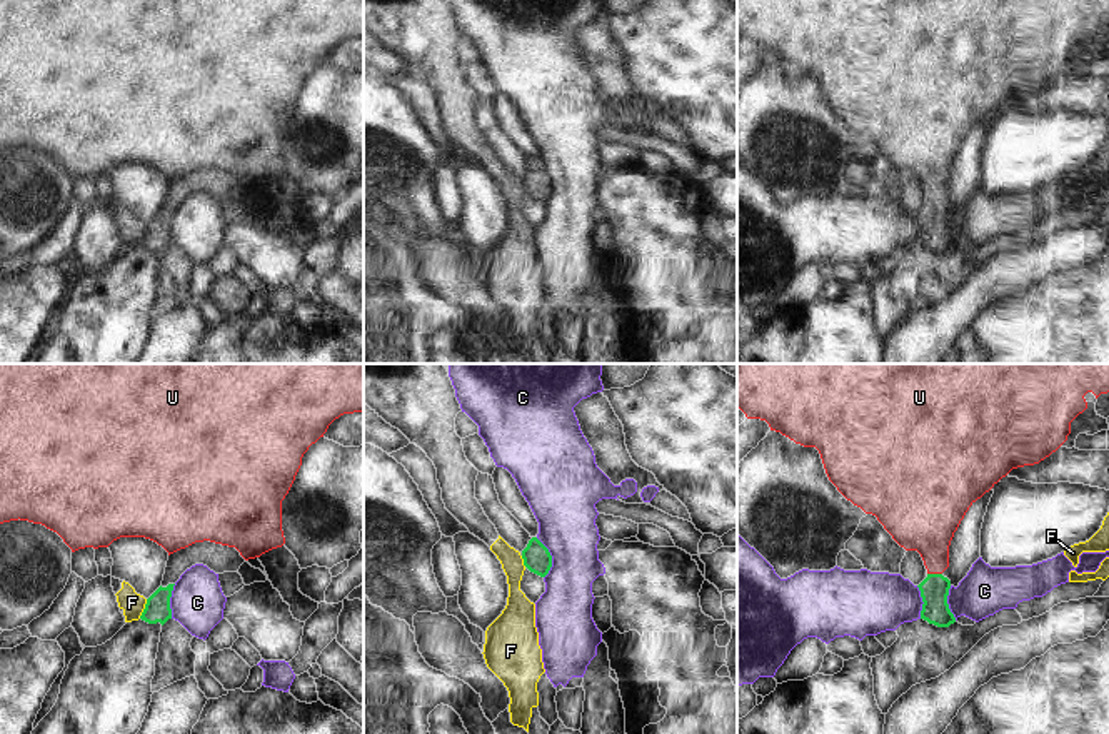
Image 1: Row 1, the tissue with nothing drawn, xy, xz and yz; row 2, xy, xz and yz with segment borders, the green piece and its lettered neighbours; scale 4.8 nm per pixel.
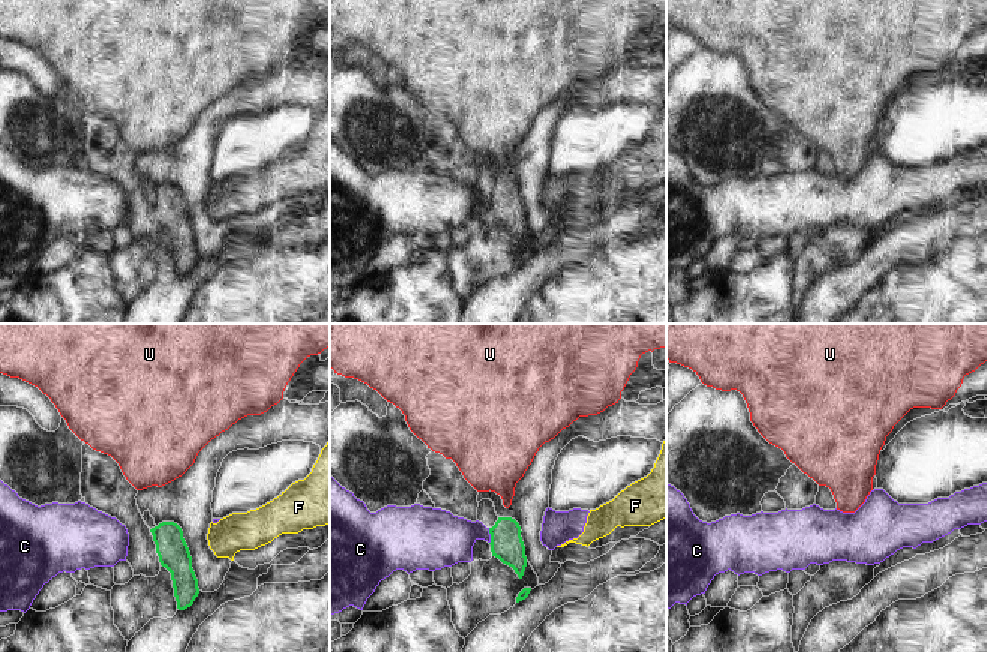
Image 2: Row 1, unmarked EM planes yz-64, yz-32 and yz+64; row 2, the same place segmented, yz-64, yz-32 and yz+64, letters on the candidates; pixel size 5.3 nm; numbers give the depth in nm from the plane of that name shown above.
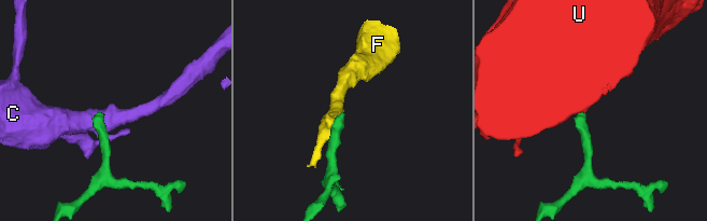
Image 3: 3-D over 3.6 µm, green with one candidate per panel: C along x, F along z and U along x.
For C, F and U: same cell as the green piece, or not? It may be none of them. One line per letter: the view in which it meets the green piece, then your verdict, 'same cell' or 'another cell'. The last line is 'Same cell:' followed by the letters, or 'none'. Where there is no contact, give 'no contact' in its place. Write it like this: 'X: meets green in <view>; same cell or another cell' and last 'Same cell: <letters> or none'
C: meets green in xz; another cell
F: meets green in xy; another cell
U: meets green in yz; same cell
Same cell: U

